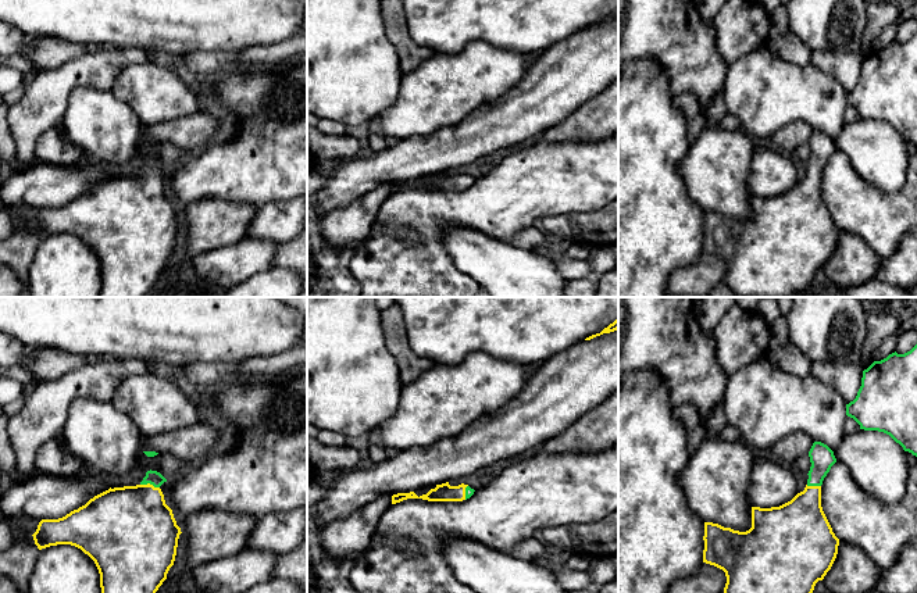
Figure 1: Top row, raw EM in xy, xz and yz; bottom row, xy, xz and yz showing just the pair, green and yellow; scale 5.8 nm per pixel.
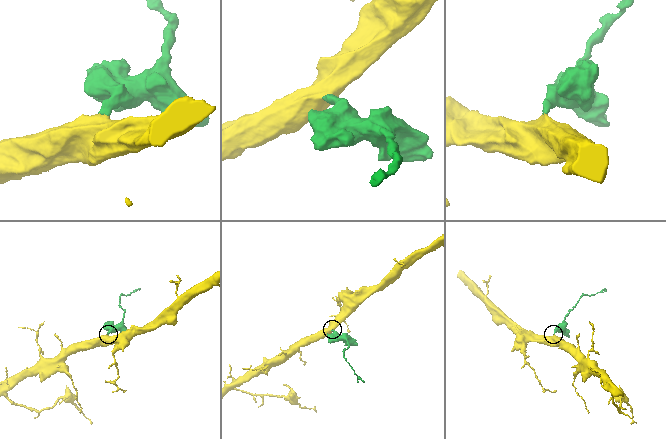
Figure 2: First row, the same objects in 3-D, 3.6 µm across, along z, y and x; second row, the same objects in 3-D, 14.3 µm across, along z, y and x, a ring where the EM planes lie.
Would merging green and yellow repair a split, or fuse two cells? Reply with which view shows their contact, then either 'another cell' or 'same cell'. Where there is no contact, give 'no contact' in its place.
meets green in xy; same cell

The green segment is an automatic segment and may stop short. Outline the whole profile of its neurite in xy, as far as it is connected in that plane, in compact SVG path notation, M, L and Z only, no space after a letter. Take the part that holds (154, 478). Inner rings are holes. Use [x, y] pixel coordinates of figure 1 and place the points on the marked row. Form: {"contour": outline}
{"contour": "M147 471L136 486L108 489L58 519L42 519L32 535L39 550L71 544L96 564L101 593L156 593L174 565L181 528L160 486L167 479Z"}

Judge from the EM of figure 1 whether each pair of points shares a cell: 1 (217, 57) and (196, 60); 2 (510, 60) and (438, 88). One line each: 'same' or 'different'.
1: same
2: same

